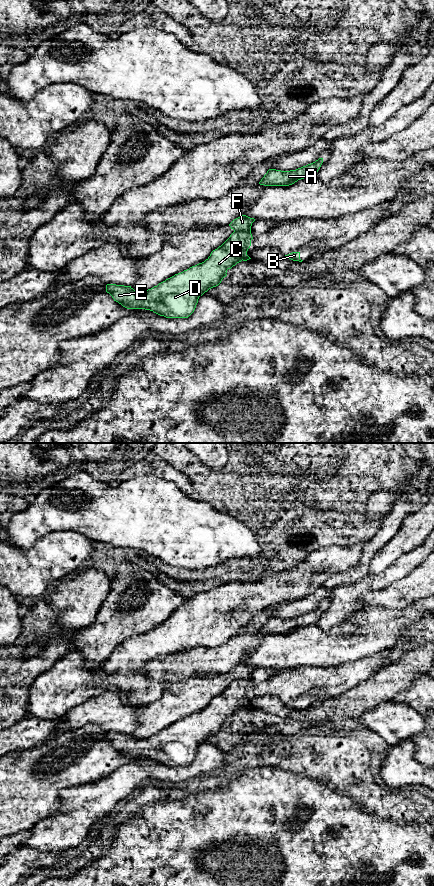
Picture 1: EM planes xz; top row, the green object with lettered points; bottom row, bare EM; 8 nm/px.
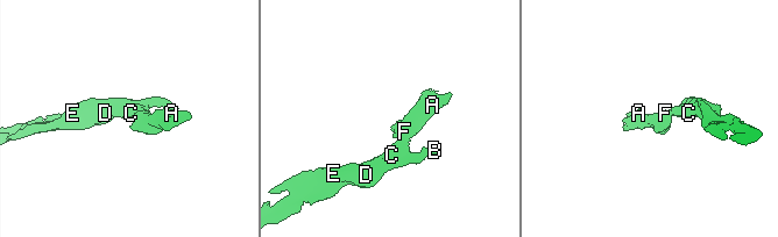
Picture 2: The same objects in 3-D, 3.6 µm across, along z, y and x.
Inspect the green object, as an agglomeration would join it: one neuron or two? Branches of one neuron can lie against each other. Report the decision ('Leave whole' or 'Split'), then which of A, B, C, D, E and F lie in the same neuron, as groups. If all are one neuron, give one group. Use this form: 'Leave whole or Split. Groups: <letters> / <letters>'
Split. Groups: A F / B C D E

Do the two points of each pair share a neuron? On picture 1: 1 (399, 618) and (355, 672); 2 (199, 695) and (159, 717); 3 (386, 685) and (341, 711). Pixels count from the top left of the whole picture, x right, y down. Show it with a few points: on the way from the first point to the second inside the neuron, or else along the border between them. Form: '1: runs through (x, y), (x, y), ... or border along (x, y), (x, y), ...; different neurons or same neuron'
1: border along (387, 648), (368, 656), (345, 662); different neurons
2: runs through (189, 696), (180, 699), (169, 709); same neuron
3: runs through (375, 690), (352, 704); same neuron

